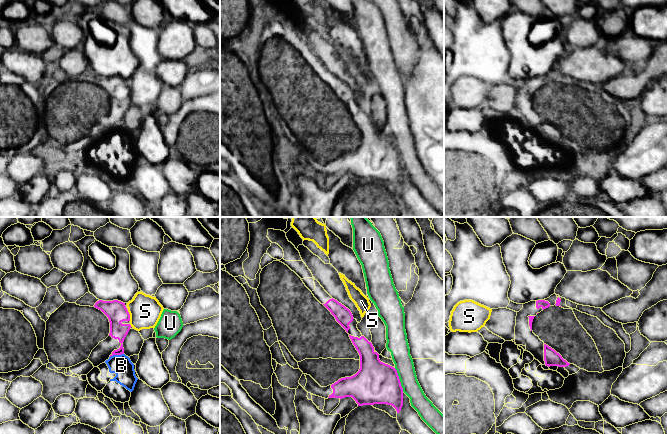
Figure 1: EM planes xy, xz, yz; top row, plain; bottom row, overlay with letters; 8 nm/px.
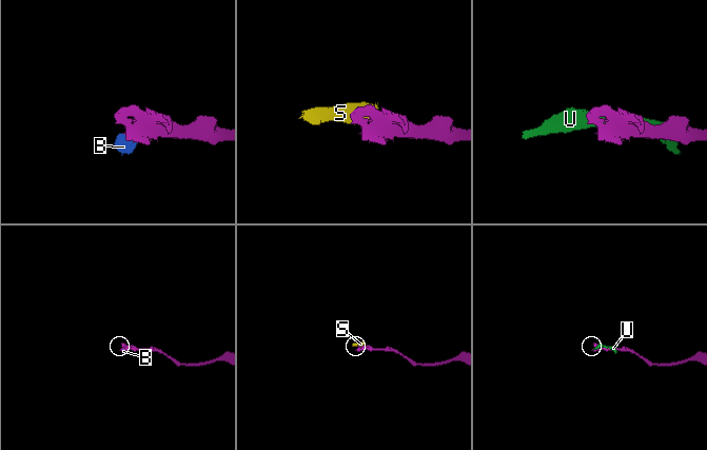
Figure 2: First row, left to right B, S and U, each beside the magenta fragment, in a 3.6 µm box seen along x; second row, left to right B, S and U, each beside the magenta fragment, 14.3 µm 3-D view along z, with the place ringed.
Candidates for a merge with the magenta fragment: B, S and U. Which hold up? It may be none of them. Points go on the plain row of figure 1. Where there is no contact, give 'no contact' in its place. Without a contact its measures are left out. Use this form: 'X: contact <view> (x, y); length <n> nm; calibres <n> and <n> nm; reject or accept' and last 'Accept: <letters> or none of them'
B: contact xy (116, 130); length 120 nm; calibres 130 and 170 nm; reject
S: contact xy (129, 91); length 90 nm; calibres 170 and 260 nm; reject
U: contact xz (399, 156); length 200 nm; calibres 340 and 160 nm; reject
Accept: none of them

